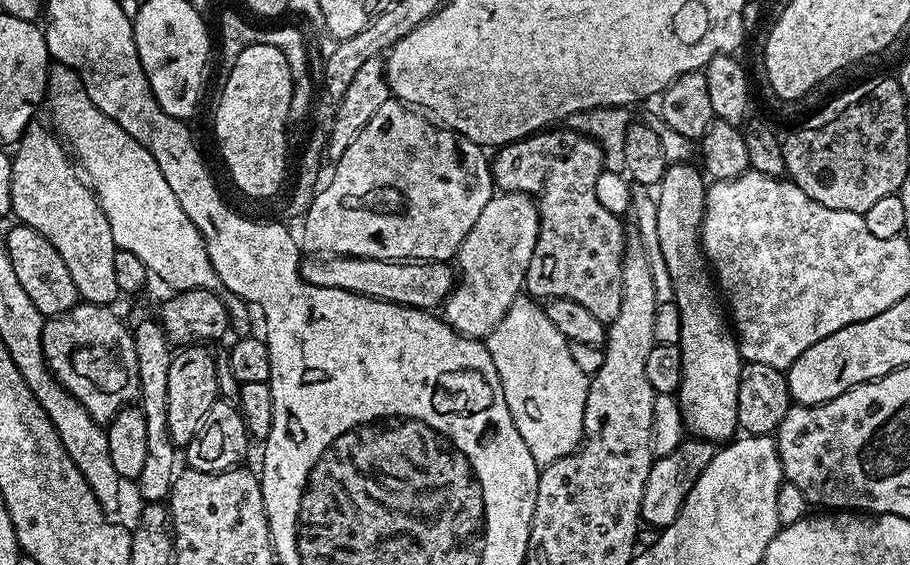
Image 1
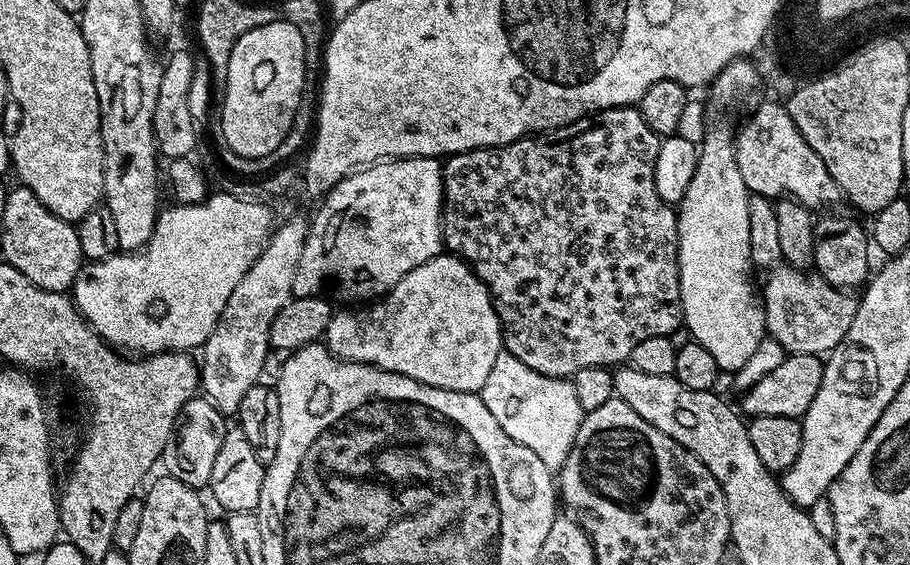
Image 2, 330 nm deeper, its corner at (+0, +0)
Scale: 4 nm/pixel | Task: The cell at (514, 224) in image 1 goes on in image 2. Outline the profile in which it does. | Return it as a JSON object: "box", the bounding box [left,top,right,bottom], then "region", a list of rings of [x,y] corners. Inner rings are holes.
{"box":[326,254,502,393],"region":[[[441,254],[430,258],[430,262],[422,262],[422,266],[414,266],[414,270],[410,270],[410,274],[403,276],[389,292],[385,292],[375,302],[369,303],[367,306],[352,306],[349,308],[352,308],[349,312],[337,311],[333,315],[326,333],[326,347],[335,356],[339,356],[341,360],[349,360],[350,362],[358,362],[359,364],[372,364],[376,368],[390,370],[394,374],[402,374],[406,378],[414,378],[426,386],[434,386],[442,390],[479,393],[486,382],[486,377],[490,375],[490,369],[494,366],[494,358],[498,358],[498,354],[502,350],[500,319],[492,305],[492,295],[488,293],[487,286],[477,278],[473,268],[455,254]]]}

